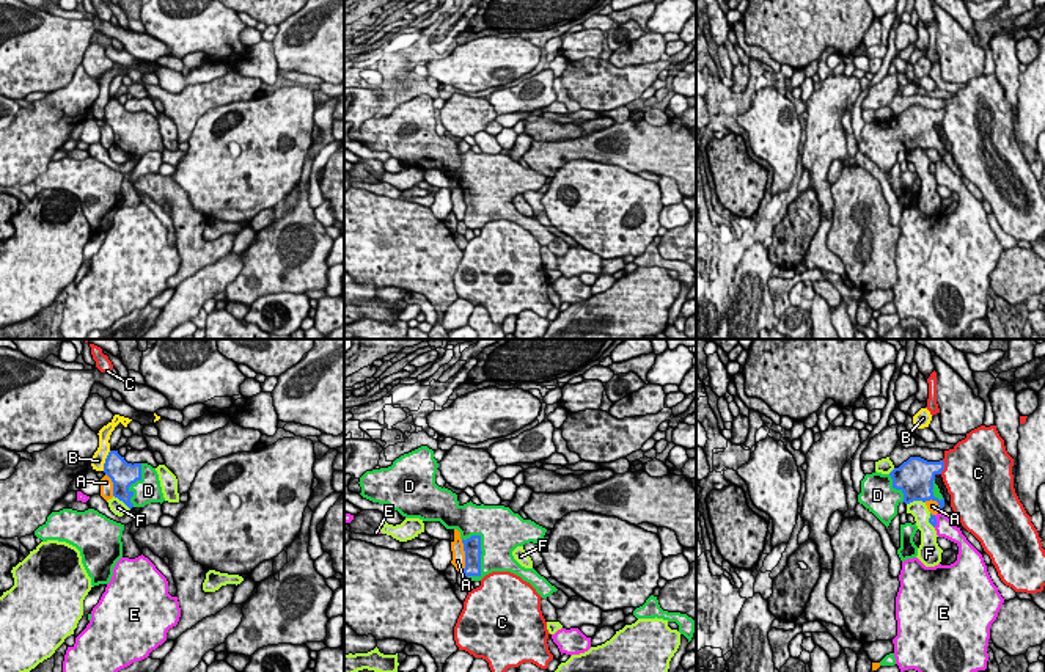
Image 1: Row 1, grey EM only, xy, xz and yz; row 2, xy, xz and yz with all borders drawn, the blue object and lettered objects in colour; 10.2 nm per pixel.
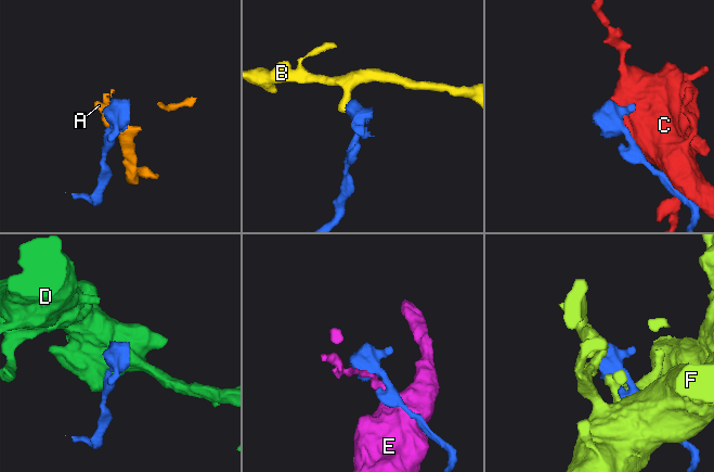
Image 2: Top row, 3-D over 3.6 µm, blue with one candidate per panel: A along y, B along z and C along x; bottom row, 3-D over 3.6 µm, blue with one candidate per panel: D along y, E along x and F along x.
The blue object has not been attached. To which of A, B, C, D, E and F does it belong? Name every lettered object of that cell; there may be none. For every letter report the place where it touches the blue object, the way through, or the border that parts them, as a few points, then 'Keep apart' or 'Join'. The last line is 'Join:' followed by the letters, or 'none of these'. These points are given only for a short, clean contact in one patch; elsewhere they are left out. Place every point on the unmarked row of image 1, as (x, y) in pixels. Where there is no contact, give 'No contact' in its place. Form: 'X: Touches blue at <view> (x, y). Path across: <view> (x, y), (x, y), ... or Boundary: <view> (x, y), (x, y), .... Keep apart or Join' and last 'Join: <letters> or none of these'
A: Touches blue at xz (465, 203). Keep apart
B: Touches blue at xy (106, 109). Boundary: xy (110, 99), (102, 118). Keep apart
C: Touches blue at yz (943, 115). Keep apart
D: Touches blue at xz (480, 209). Join
E: Touches blue at yz (935, 170). Boundary: yz (934, 164), (935, 175). Keep apart
F: Touches blue at yz (915, 148). Keep apart
Join: D

